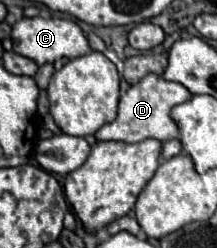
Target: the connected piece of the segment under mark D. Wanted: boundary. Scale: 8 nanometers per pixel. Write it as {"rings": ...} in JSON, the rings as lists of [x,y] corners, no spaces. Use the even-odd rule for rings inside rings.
{"rings":[[[147,74],[141,82],[133,84],[119,100],[119,116],[101,126],[95,132],[97,140],[123,140],[123,142],[141,142],[147,138],[155,138],[155,140],[171,140],[179,136],[179,128],[177,122],[171,118],[171,108],[191,100],[193,94],[179,82],[169,82],[159,74]]]}

